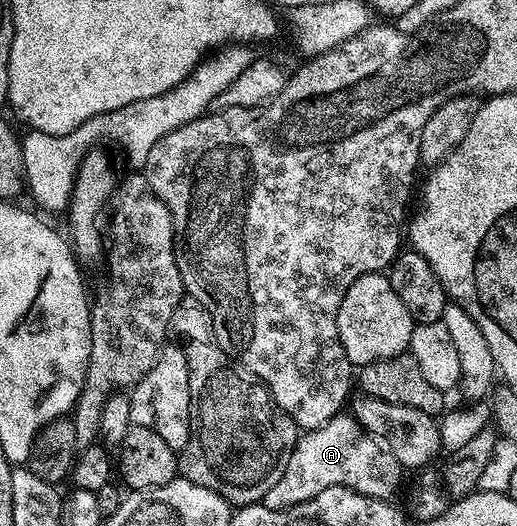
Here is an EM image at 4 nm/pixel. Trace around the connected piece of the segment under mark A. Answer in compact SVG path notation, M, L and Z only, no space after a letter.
M351 414L334 416L325 426L304 431L285 465L285 474L262 498L269 510L292 508L312 500L321 490L352 488L366 496L390 501L405 469L376 437L366 432Z

